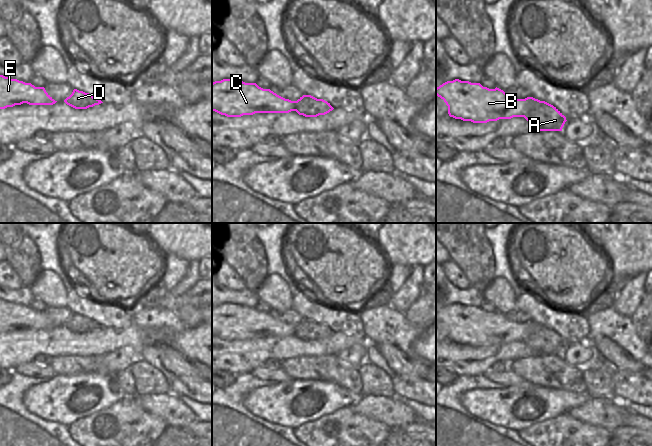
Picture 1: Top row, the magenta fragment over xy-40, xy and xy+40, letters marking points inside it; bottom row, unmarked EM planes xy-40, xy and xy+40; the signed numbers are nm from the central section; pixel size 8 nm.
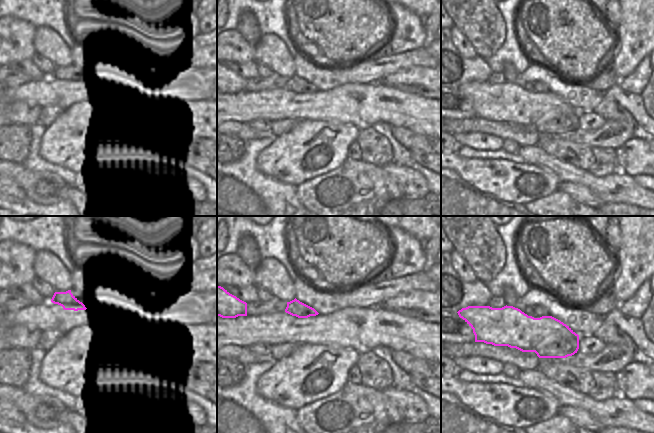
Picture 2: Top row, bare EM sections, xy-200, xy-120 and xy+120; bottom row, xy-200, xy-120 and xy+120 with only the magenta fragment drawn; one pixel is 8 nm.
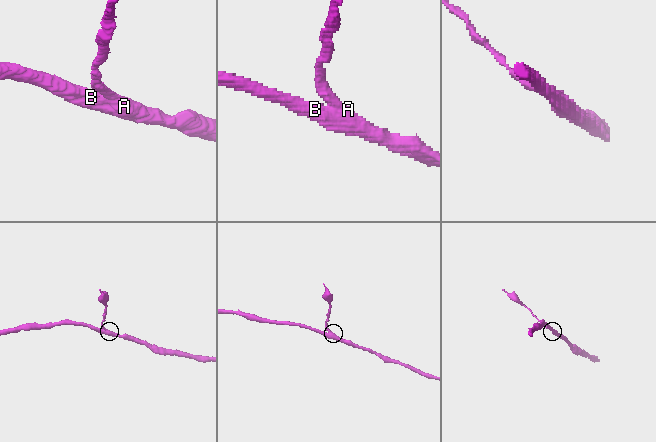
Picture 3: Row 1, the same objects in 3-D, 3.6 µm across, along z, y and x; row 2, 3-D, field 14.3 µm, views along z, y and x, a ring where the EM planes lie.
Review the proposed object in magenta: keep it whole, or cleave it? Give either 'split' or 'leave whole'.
split

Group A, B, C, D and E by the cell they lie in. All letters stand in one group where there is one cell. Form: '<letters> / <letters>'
A D / B C E

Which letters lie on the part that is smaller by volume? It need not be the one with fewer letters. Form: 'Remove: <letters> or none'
Remove: A, D

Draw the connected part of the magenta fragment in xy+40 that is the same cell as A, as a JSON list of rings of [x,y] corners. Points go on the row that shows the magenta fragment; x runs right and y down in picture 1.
[[[540,100],[524,118],[536,131],[562,131],[567,121],[556,107]]]

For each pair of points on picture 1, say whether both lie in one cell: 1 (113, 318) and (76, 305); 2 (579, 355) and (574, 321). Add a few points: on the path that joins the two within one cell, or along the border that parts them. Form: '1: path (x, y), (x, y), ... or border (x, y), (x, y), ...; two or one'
1: path (104, 314), (85, 305); one
2: border (585, 340), (568, 343); two

